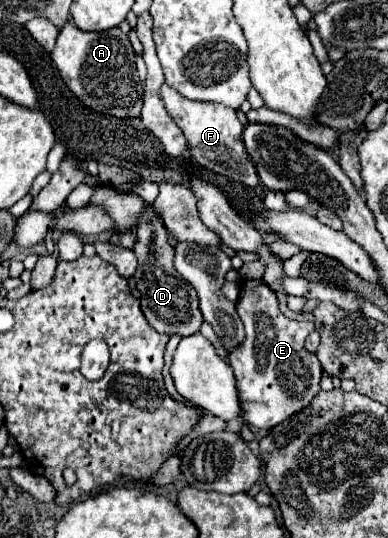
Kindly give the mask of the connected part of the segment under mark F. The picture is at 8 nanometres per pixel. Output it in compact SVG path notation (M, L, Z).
M162 84L160 100L162 100L164 108L168 110L168 114L174 118L174 122L184 132L184 136L188 140L188 152L190 152L190 156L194 156L194 160L200 166L204 166L204 168L208 168L216 174L224 174L224 176L228 176L232 180L238 180L238 182L242 182L246 186L252 186L252 188L260 184L256 168L254 168L250 156L246 154L244 142L242 142L244 126L236 118L234 110L230 110L222 104L188 100L188 98L180 96L168 84Z

